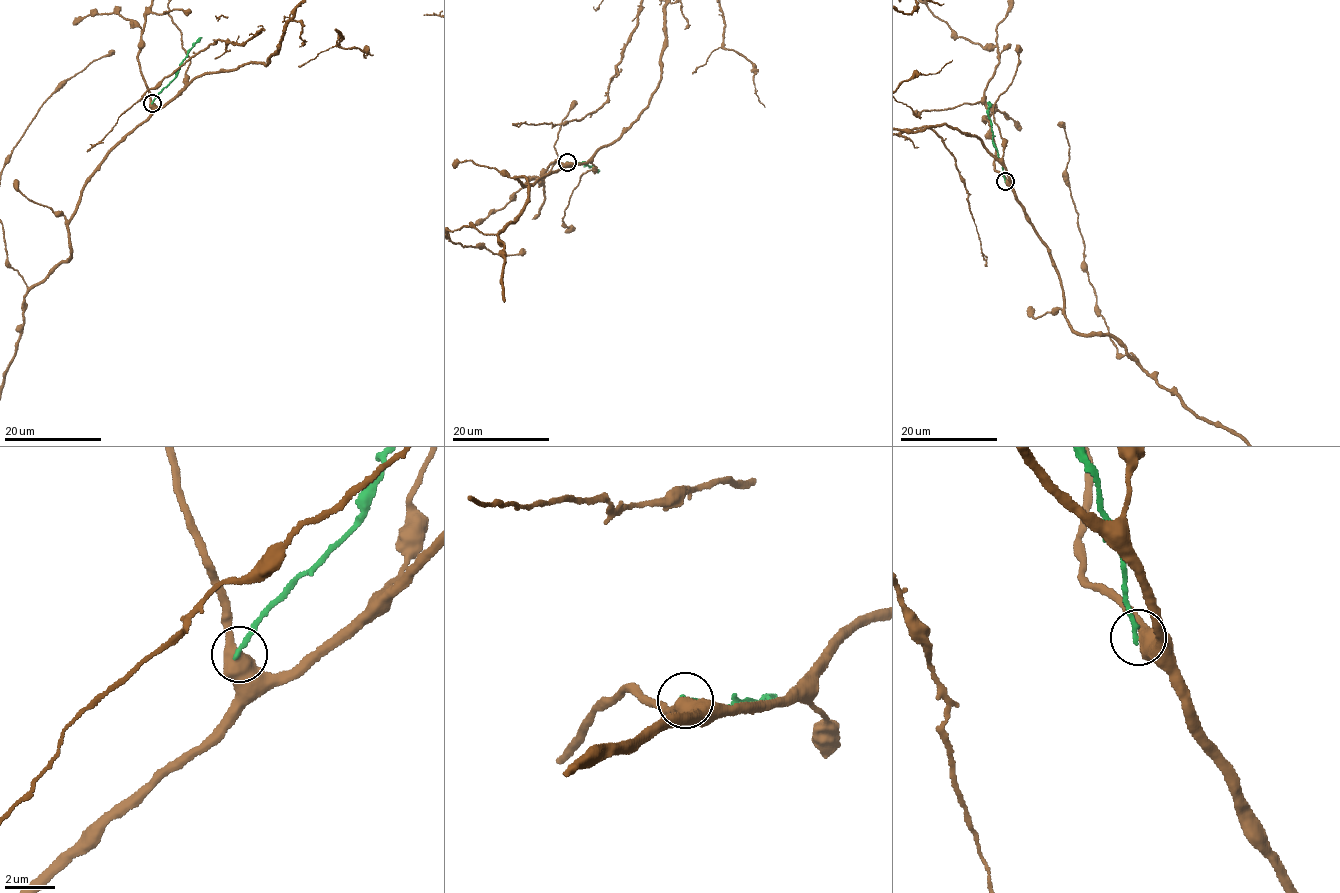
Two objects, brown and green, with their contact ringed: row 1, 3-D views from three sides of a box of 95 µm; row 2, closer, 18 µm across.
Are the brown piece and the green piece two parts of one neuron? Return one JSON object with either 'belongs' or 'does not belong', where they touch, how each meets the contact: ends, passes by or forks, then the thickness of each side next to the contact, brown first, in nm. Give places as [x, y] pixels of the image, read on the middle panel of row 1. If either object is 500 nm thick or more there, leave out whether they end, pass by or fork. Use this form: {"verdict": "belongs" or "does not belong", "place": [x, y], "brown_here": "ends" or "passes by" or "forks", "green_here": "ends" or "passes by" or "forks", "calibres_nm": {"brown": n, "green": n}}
{"verdict": "does not belong", "place": [567, 162], "calibres_nm": {"brown": 550, "green": 200}}

